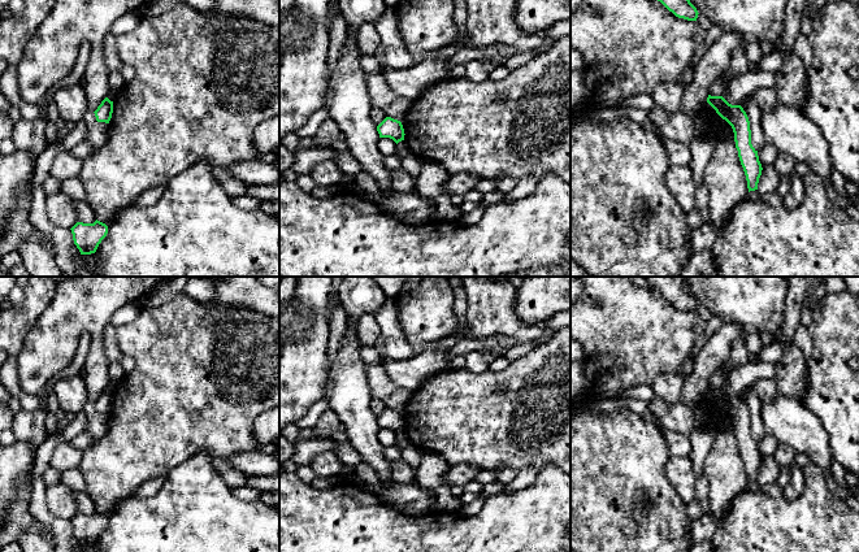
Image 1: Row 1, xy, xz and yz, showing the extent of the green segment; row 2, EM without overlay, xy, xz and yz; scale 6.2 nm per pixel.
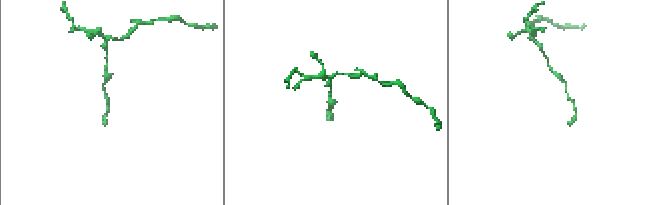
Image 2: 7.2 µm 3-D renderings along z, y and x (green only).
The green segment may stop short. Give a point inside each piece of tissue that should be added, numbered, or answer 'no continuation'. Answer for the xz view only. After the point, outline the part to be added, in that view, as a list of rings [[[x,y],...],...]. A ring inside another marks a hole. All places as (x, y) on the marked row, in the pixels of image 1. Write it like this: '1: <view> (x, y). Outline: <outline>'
no continuation

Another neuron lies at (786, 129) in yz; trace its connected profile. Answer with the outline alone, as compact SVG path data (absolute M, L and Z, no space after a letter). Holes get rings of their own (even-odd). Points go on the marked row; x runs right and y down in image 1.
M777 104L773 110L762 112L762 130L765 143L806 164L824 182L830 181L833 166L828 144L802 109Z

